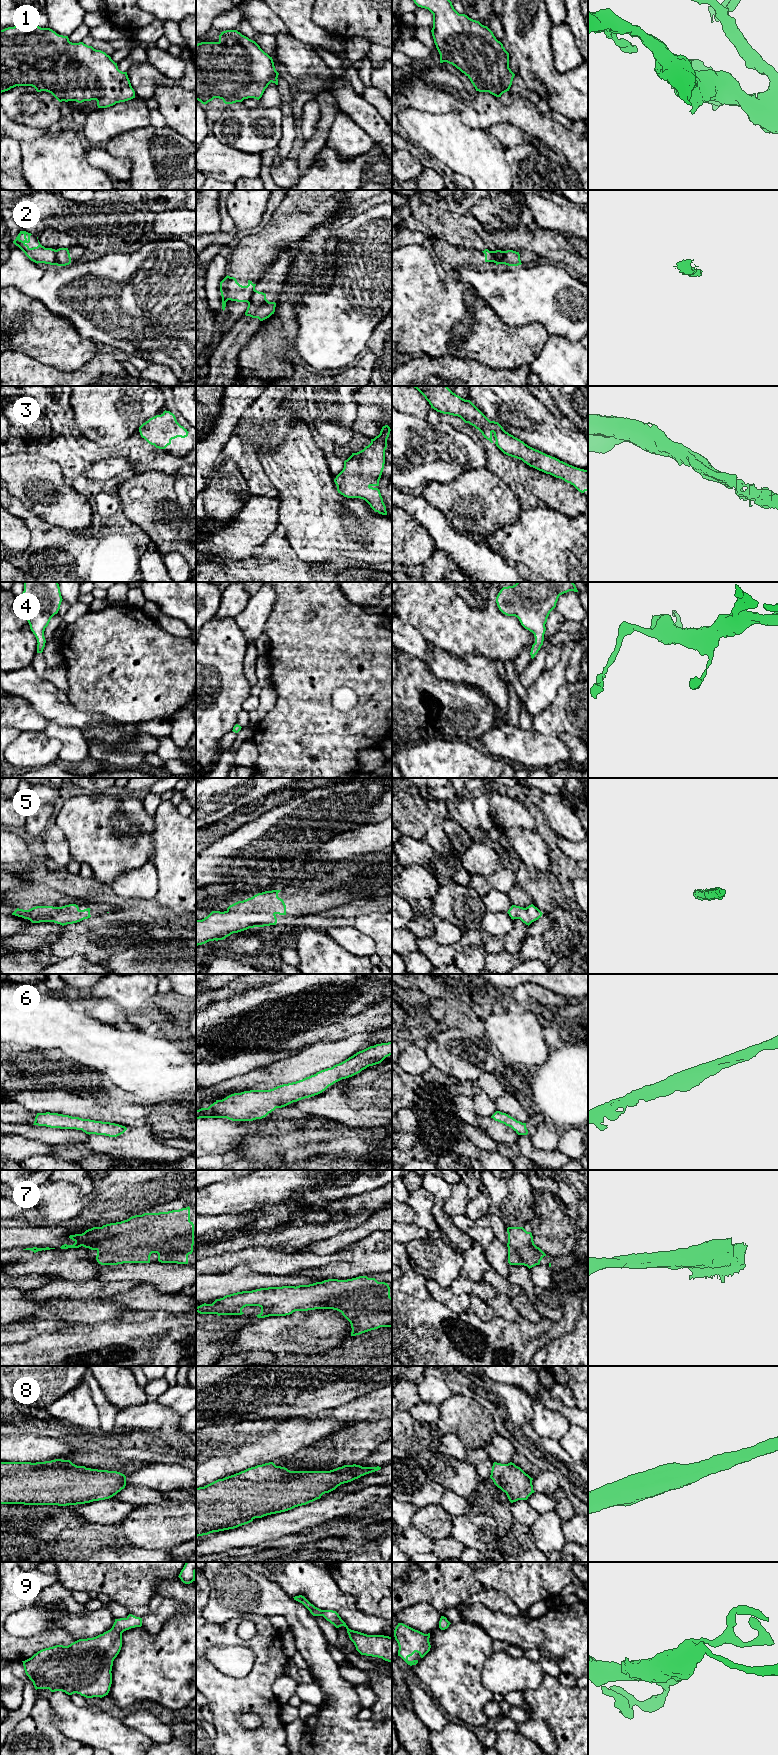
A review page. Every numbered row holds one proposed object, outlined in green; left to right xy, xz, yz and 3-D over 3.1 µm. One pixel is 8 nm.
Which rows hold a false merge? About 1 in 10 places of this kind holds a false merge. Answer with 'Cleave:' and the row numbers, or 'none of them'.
Cleave: 2

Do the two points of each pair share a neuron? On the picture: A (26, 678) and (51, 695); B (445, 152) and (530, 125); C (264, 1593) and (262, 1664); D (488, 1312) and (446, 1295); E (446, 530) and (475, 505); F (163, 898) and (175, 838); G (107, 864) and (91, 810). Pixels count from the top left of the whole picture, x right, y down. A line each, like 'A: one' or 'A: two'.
A: one
B: two
C: two
D: one
E: two
F: one
G: one

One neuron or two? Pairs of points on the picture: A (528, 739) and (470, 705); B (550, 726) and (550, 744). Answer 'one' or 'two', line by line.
A: two
B: two

